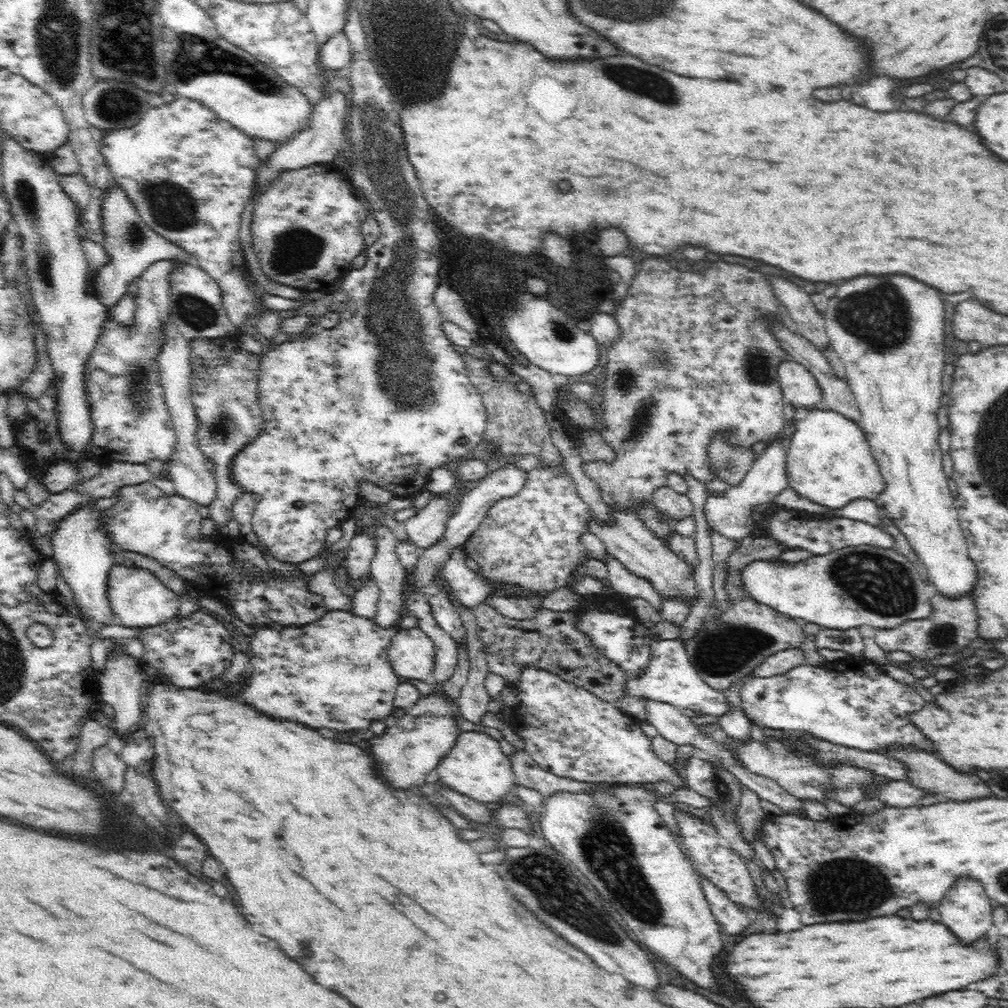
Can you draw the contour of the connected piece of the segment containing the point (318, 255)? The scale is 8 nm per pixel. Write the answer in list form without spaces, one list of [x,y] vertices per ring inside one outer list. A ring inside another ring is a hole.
[[[333,162],[310,164],[298,170],[284,170],[286,174],[258,198],[254,206],[256,222],[252,226],[255,250],[260,256],[264,274],[280,284],[306,291],[323,291],[334,280],[340,278],[344,269],[364,248],[364,238],[360,233],[362,223],[367,219],[369,210],[359,199],[352,185],[348,184],[345,174]]]

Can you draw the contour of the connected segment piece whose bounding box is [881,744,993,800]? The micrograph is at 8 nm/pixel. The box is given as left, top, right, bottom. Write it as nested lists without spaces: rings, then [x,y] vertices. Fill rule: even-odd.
[[[892,744],[892,748],[882,750],[881,754],[884,754],[885,758],[900,762],[901,766],[904,767],[905,780],[922,791],[940,794],[943,798],[950,800],[976,800],[993,796],[989,786],[974,772],[956,772],[956,770],[948,768],[948,764],[938,760],[936,756],[919,750],[914,745]]]

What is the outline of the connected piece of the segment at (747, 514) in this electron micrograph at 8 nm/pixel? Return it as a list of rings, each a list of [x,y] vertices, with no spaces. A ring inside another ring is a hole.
[[[779,436],[776,437],[776,441],[772,440],[762,454],[757,456],[756,462],[752,464],[752,468],[740,480],[738,486],[728,486],[725,491],[718,493],[717,497],[708,495],[706,504],[704,504],[704,515],[708,520],[710,532],[715,530],[726,536],[728,540],[734,540],[734,542],[752,534],[752,530],[756,526],[751,516],[754,507],[773,502],[782,490],[788,488],[785,472],[785,446],[782,442],[784,439],[780,441]]]

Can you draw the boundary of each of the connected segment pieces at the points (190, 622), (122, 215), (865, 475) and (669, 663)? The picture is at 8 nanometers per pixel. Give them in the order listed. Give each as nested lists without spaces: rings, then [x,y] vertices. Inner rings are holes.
[[[204,608],[186,618],[176,618],[170,623],[144,628],[136,637],[144,646],[142,654],[148,656],[141,662],[144,672],[162,672],[168,676],[168,680],[172,680],[172,684],[180,684],[180,688],[200,688],[200,684],[210,684],[212,680],[222,678],[236,652],[230,645],[232,638],[228,628],[210,616],[210,611],[206,612]]]
[[[110,184],[100,198],[101,224],[98,226],[98,238],[104,239],[106,252],[110,254],[114,262],[98,270],[94,278],[94,288],[96,288],[98,301],[108,308],[112,308],[127,293],[128,282],[138,278],[156,260],[172,260],[173,258],[180,264],[185,262],[190,264],[190,256],[184,249],[172,244],[172,241],[166,240],[142,221],[133,202],[128,200],[128,196],[122,190],[119,184]]]
[[[821,407],[808,410],[808,414],[796,422],[792,446],[788,446],[788,474],[790,486],[798,495],[831,509],[842,508],[860,498],[874,501],[885,486],[859,423]]]
[[[656,639],[650,642],[650,666],[639,677],[633,677],[626,686],[627,694],[640,701],[658,701],[671,704],[679,709],[688,708],[720,717],[731,707],[726,701],[724,692],[716,690],[706,684],[692,666],[688,658],[684,643],[680,640]]]

